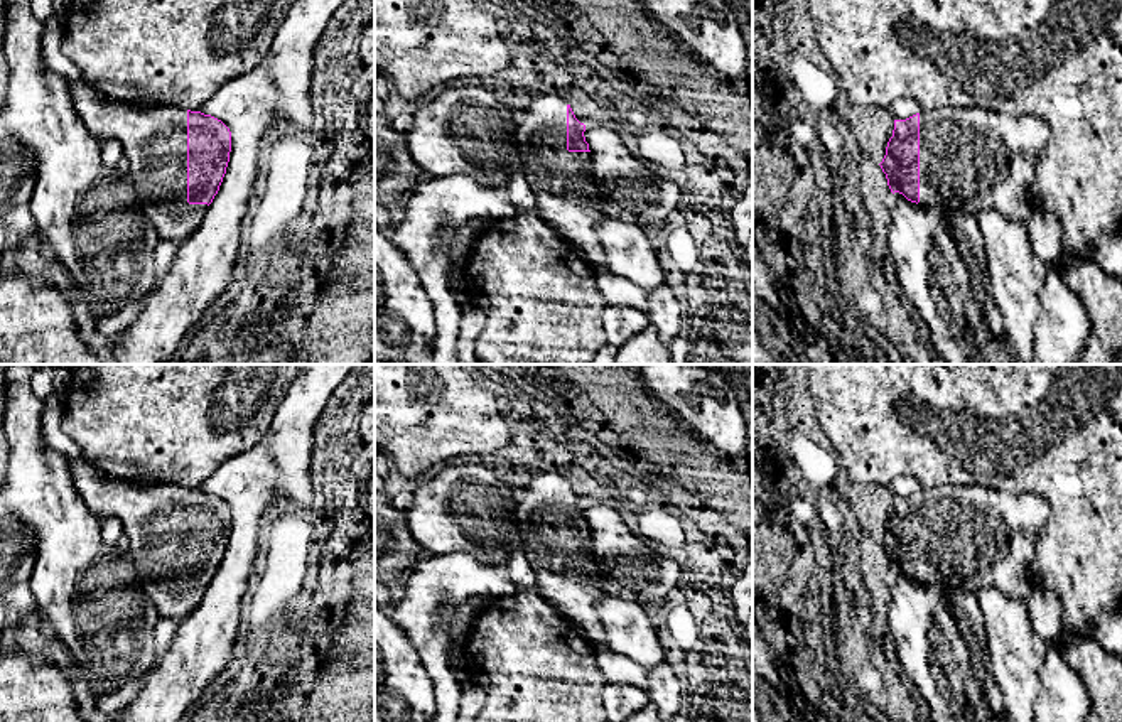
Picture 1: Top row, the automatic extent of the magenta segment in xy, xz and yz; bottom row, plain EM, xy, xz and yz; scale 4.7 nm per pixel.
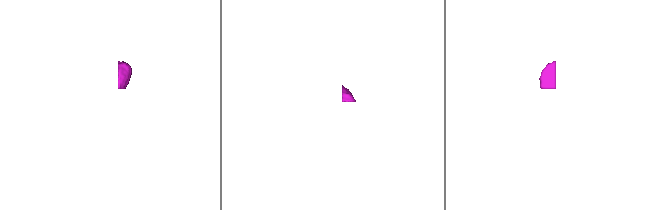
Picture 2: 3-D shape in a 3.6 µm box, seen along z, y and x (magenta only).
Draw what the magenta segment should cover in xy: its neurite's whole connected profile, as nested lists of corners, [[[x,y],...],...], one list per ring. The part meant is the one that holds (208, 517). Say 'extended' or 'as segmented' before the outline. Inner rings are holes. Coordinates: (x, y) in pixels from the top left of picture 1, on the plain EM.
extended | [[[86,459],[69,464],[84,506],[100,520],[115,516],[121,521],[138,585],[159,616],[179,621],[189,616],[226,552],[229,506],[201,489],[118,479]]]

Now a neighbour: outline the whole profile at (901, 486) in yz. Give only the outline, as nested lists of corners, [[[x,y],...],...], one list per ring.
[[[911,474],[894,477],[887,488],[893,491],[896,498],[906,498],[923,489],[921,482]]]

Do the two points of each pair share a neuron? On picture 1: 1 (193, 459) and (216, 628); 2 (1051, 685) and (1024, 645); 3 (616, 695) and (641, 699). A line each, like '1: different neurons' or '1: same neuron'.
1: different neurons
2: different neurons
3: same neuron

